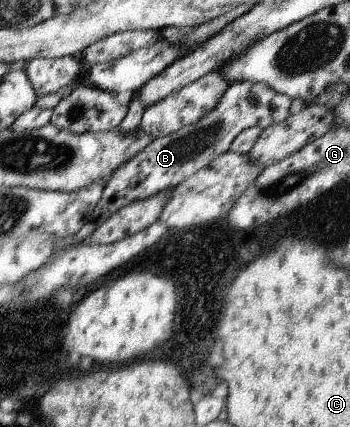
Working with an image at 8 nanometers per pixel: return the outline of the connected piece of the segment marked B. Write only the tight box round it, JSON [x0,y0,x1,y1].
[91,81,290,226]

